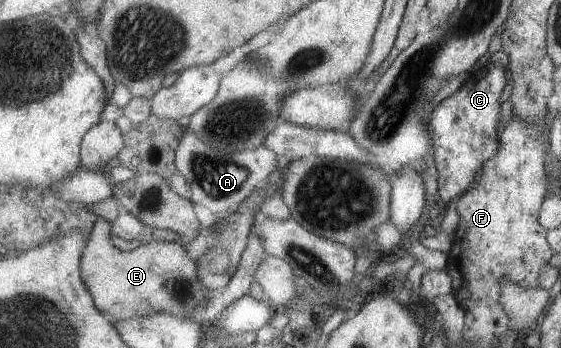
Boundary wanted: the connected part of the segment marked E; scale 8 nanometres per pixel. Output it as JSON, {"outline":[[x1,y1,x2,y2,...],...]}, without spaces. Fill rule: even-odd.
{"outline":[[98,217,81,260,85,285,97,307,117,320,154,313,194,318,195,311,209,301,210,294,207,295,209,290,199,277,199,262,188,256,186,245,152,240,133,251,123,251,111,243,112,228,106,217]]}

